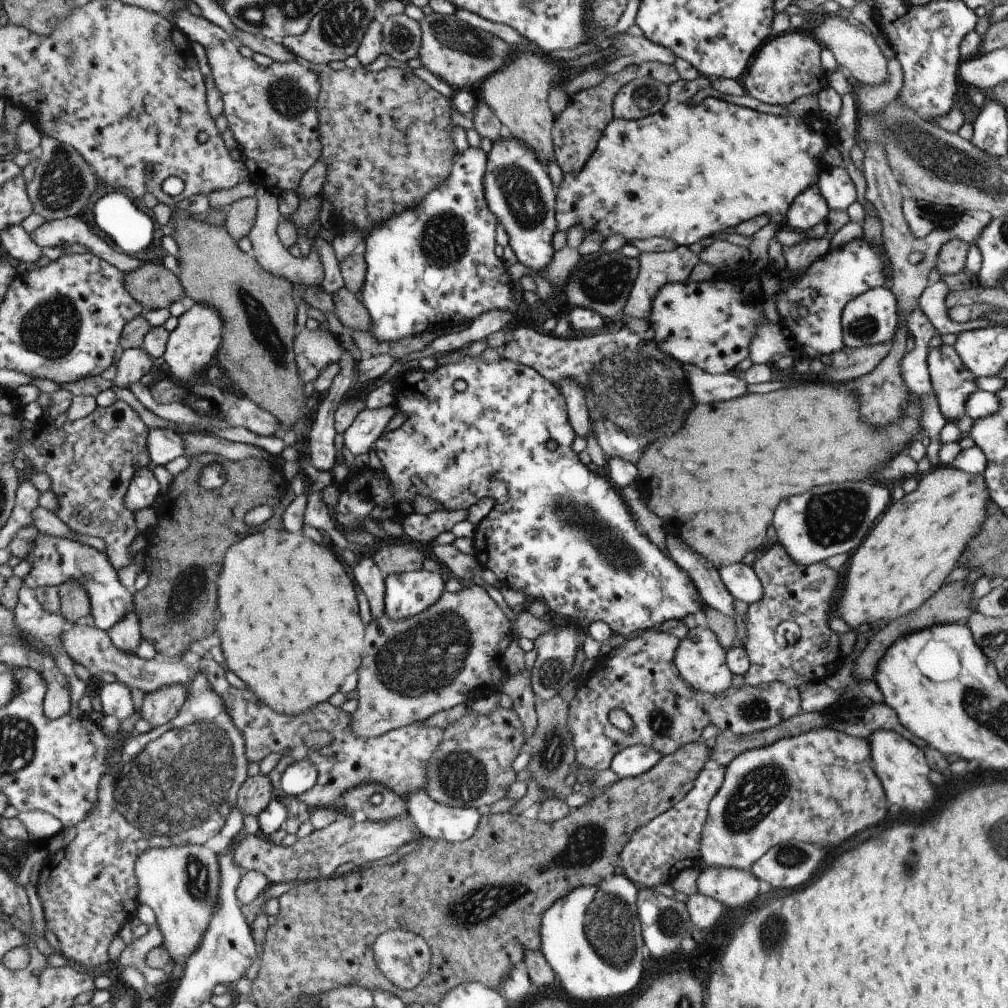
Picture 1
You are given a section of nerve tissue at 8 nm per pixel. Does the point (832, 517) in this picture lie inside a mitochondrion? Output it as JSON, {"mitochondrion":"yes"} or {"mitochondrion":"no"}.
{"mitochondrion":"yes"}

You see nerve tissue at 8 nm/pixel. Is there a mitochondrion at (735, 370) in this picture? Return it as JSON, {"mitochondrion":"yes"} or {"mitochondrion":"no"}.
{"mitochondrion":"no"}

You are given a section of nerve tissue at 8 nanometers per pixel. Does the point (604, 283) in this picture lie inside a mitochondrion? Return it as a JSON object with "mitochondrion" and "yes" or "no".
{"mitochondrion":"yes"}

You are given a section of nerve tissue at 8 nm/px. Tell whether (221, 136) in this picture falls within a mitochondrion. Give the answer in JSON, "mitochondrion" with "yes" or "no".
{"mitochondrion":"no"}

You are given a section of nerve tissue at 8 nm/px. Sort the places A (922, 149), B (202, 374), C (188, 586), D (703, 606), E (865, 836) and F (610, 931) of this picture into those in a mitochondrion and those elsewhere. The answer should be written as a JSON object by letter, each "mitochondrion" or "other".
{"A":"mitochondrion","B":"other","C":"mitochondrion","D":"other","E":"other","F":"mitochondrion"}

